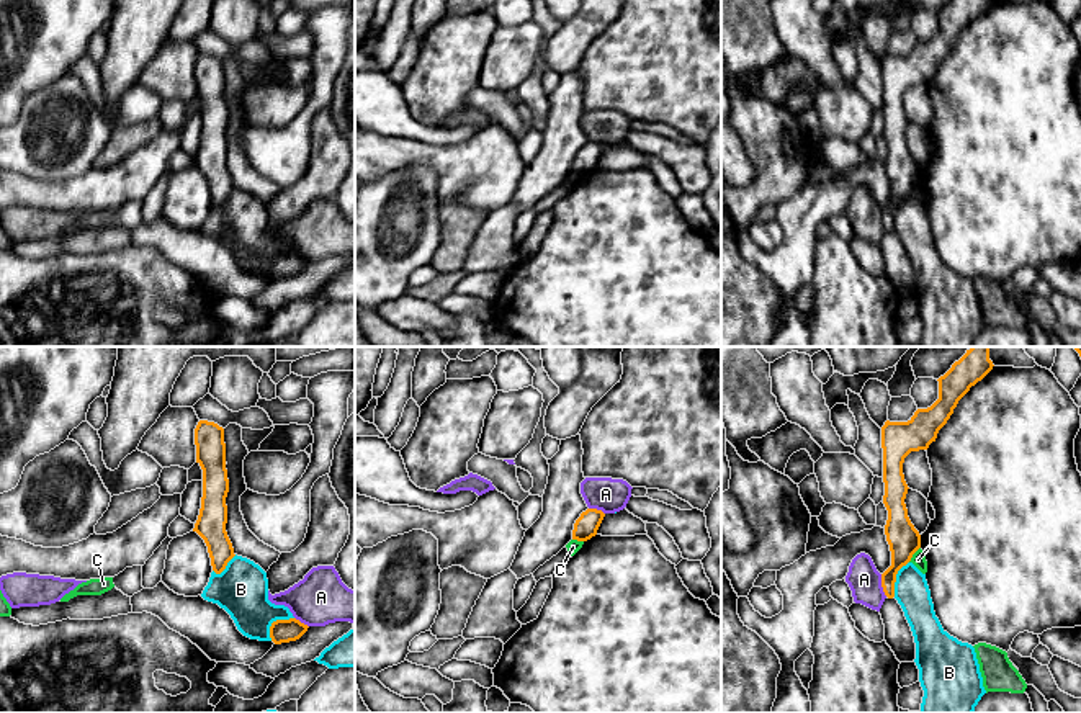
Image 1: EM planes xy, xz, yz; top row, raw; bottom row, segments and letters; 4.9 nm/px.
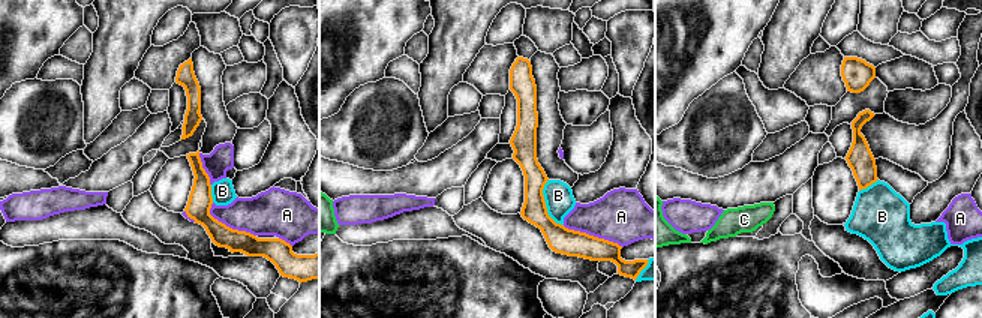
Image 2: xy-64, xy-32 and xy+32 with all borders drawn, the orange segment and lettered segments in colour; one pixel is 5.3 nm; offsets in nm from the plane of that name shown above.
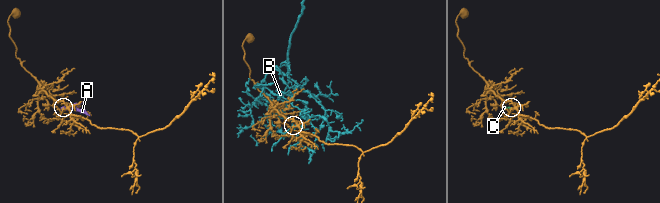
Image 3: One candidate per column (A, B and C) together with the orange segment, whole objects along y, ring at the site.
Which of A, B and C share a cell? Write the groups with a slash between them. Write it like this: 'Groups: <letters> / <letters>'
Groups: A C / B

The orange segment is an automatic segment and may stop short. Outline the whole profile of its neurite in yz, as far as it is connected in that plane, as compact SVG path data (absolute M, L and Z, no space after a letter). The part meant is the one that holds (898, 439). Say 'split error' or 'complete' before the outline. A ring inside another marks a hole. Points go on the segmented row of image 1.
complete; M971 347L940 376L939 399L927 409L917 409L908 422L886 420L881 427L883 448L883 504L888 510L885 525L891 551L891 566L881 574L881 587L888 599L895 597L898 571L921 548L921 535L908 517L904 504L908 484L903 474L904 458L911 451L927 450L939 430L947 424L958 401L991 370L989 347Z

